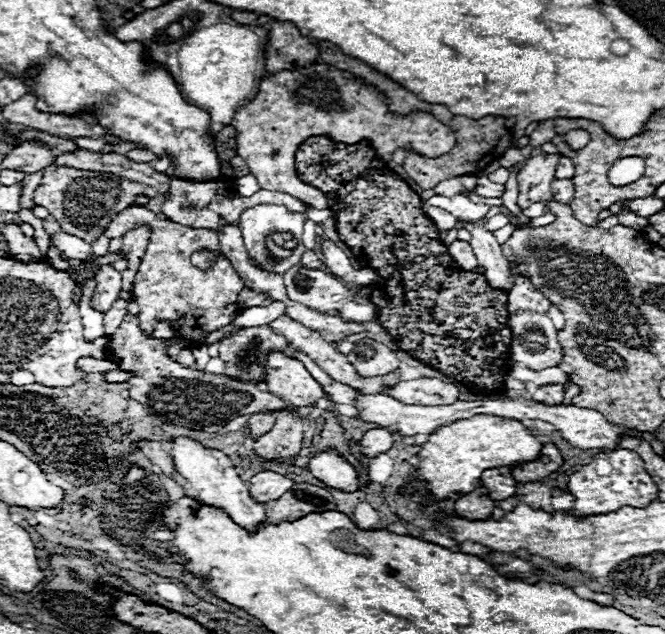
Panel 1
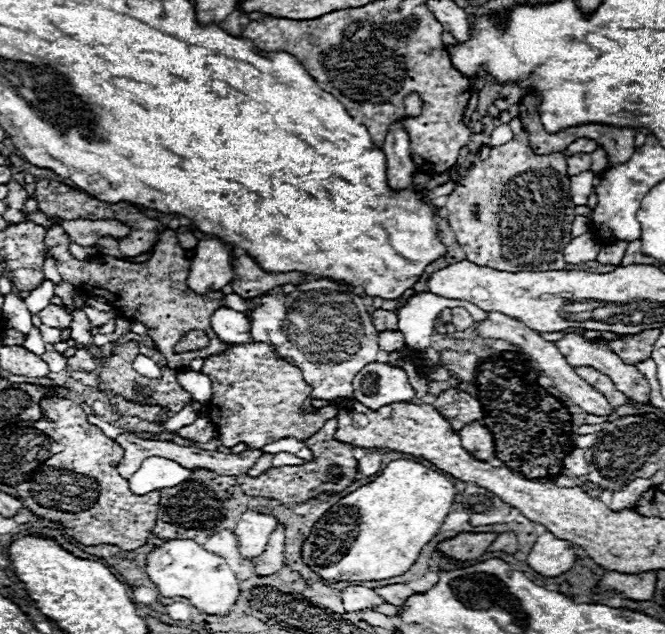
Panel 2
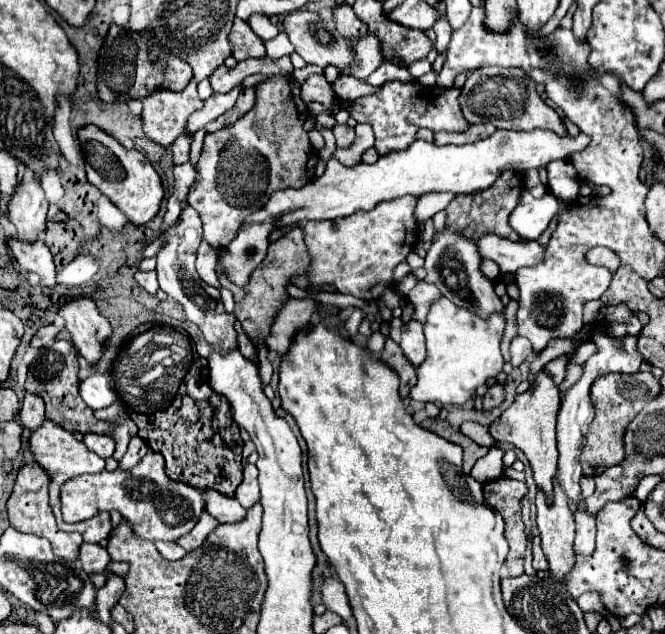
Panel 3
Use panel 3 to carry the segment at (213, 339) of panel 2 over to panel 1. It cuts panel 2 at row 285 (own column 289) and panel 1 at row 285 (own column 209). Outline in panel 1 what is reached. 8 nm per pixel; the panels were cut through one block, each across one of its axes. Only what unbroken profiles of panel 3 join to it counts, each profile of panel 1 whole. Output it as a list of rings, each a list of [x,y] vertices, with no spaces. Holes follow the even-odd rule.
[[[134,204],[124,208],[120,214],[116,214],[104,234],[108,238],[120,238],[128,228],[134,228],[140,224],[152,226],[152,238],[142,258],[140,270],[136,274],[136,284],[134,284],[134,294],[136,294],[134,300],[140,306],[138,318],[144,330],[152,332],[152,324],[156,320],[168,320],[172,328],[178,332],[178,336],[198,342],[208,332],[228,326],[240,312],[238,292],[244,288],[240,282],[240,276],[224,256],[220,256],[220,260],[212,270],[198,270],[190,262],[190,256],[196,248],[218,250],[220,248],[218,234],[214,230],[190,228],[170,220],[158,220],[156,214],[150,212],[148,208],[134,206]]]

